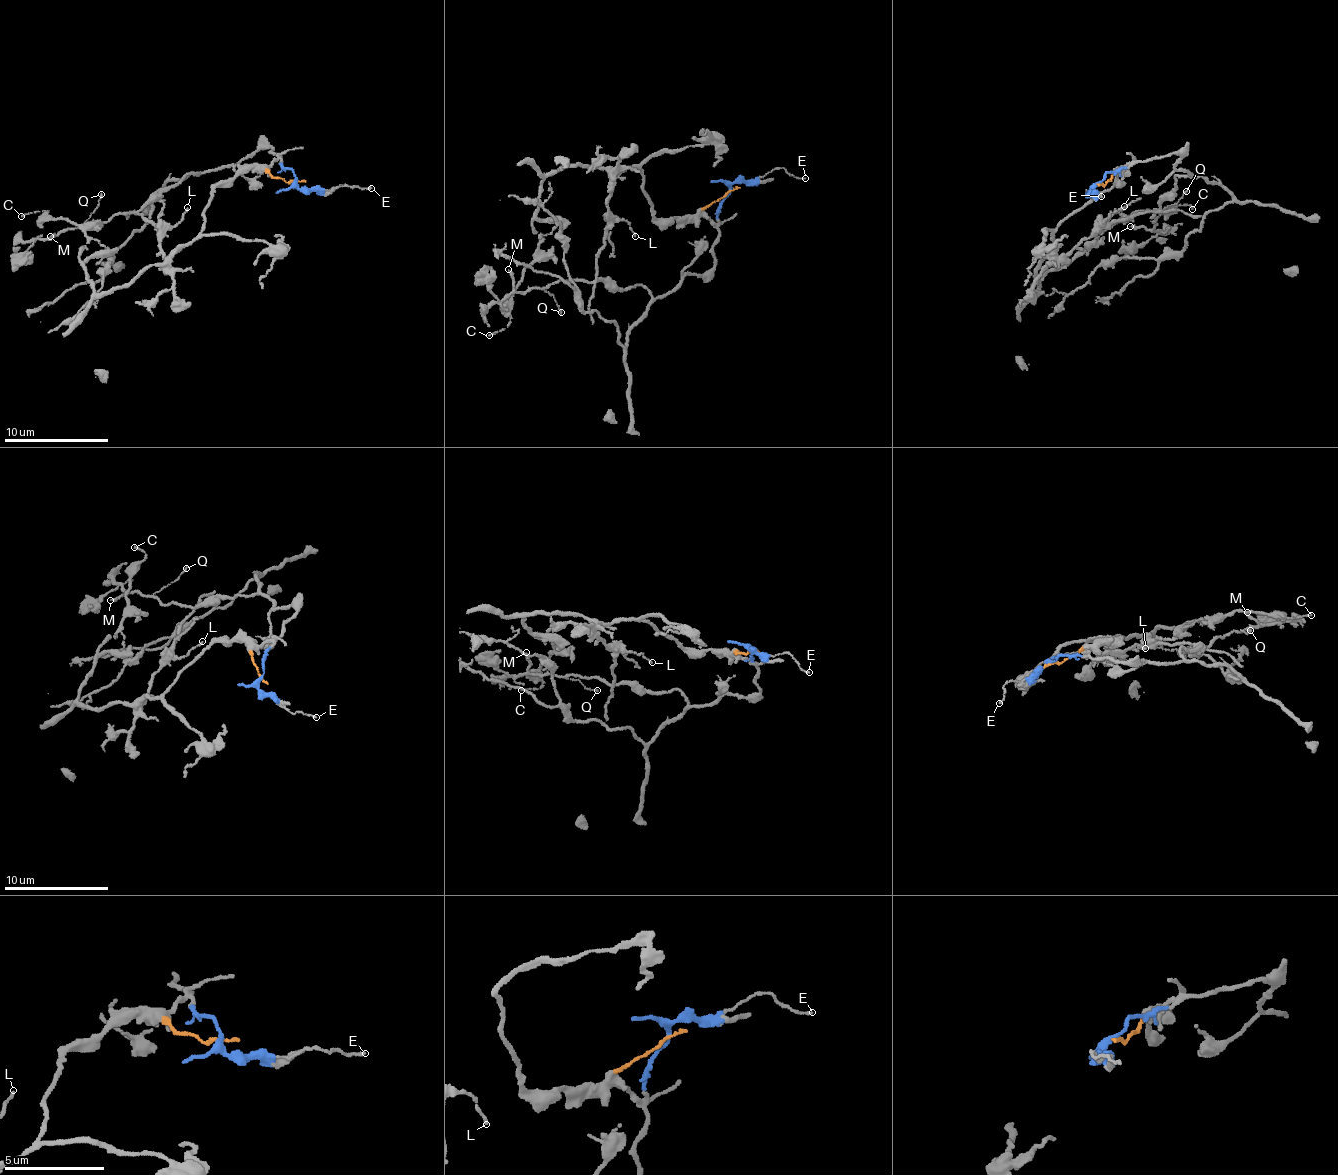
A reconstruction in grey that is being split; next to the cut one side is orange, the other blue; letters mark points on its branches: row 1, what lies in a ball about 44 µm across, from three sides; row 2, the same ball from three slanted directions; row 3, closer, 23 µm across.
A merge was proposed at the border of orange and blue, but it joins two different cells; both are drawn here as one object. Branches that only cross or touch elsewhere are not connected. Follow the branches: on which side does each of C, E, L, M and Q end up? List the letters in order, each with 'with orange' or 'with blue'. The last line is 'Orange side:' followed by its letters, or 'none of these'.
C: with orange
E: with blue
L: with orange
M: with blue
Q: with blue
Orange side: C, L

